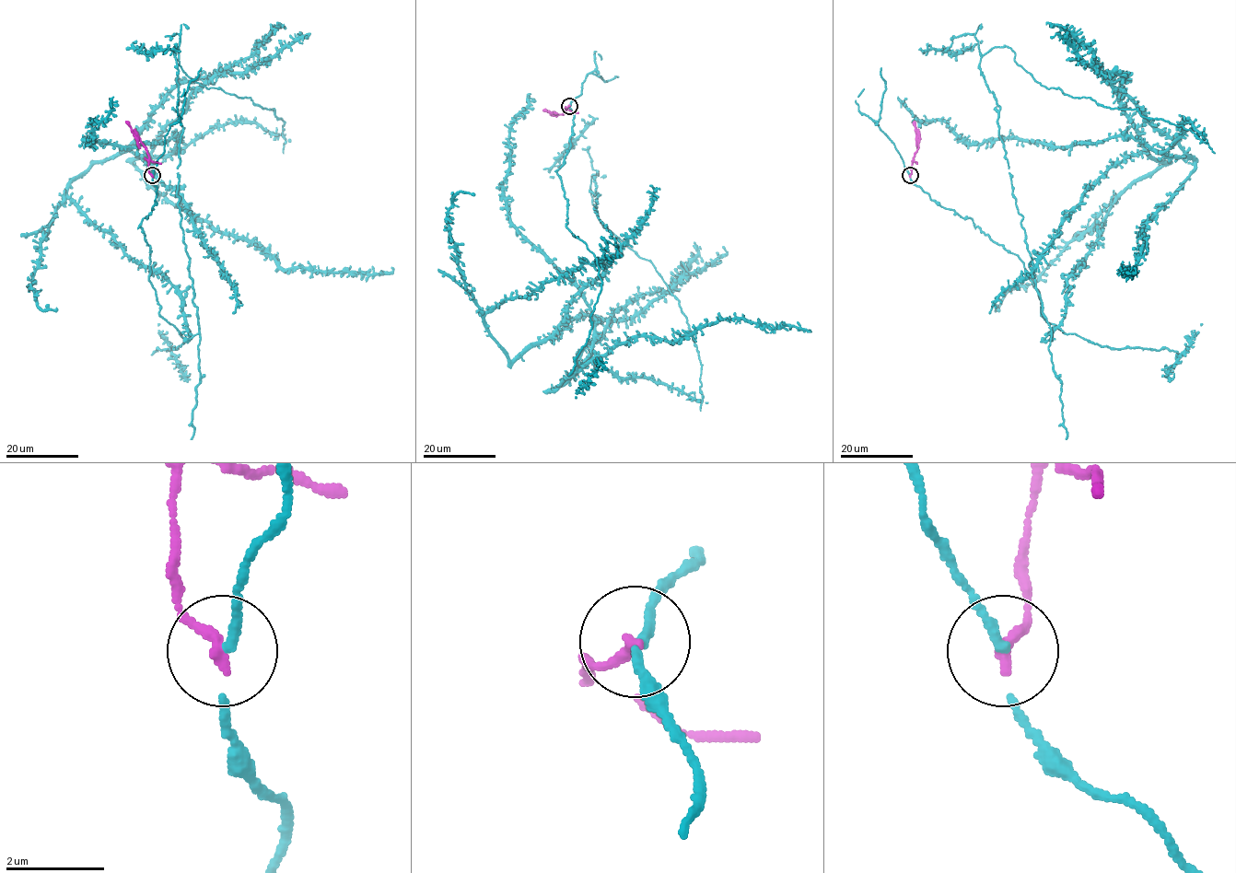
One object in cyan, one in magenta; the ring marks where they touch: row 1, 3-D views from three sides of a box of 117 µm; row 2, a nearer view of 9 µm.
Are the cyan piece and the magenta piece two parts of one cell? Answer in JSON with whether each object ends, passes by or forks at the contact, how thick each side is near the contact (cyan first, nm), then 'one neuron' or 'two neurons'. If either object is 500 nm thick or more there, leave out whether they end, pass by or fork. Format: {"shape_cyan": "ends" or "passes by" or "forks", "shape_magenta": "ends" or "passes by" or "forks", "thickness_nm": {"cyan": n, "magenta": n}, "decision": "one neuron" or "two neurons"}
{"shape_cyan": "passes by", "shape_magenta": "ends", "thickness_nm": {"cyan": 130, "magenta": 240}, "decision": "two neurons"}

